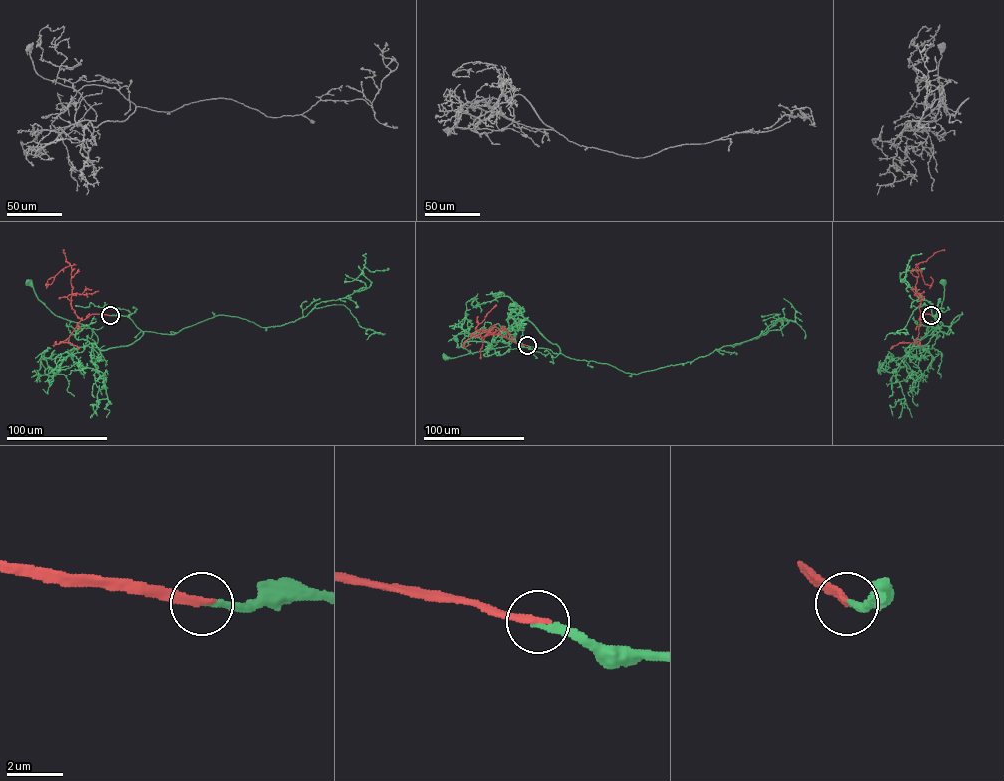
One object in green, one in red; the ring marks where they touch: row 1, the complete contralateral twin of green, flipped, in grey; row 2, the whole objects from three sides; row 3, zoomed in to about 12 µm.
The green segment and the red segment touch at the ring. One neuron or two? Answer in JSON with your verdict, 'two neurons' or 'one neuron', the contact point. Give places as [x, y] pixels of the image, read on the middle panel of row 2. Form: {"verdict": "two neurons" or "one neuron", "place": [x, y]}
{"verdict": "one neuron", "place": [527, 345]}

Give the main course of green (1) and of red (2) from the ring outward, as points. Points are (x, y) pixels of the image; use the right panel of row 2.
1: (931, 315), (939, 331), (926, 344), (904, 350), (929, 332), (936, 321), (943, 298), (943, 281)
2: (931, 315), (925, 314), (920, 320), (916, 266), (925, 284), (930, 285), (933, 282), (930, 277)

